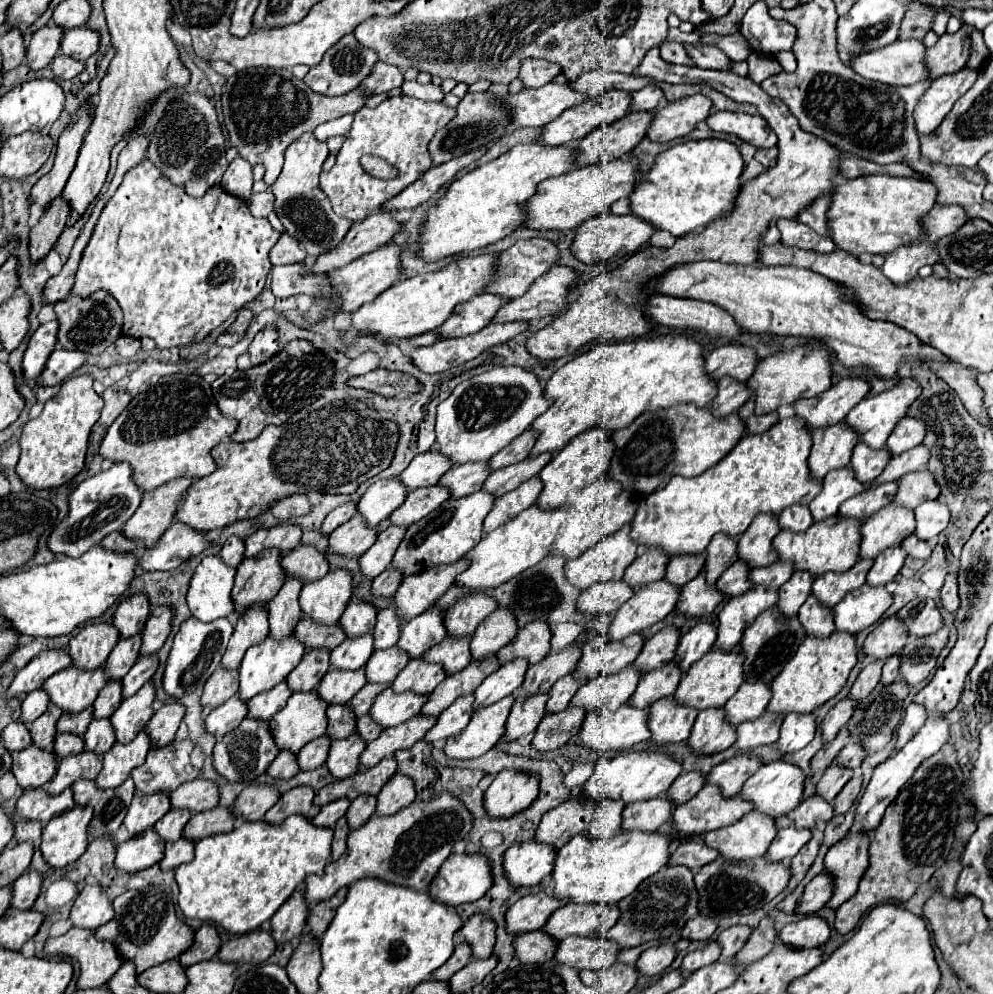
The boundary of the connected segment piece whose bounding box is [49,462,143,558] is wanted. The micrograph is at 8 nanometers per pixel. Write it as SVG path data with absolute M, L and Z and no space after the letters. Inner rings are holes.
M117 462L109 470L83 480L69 496L69 514L49 536L49 548L55 554L79 558L93 544L99 544L109 532L123 530L125 522L135 514L143 496L143 488L133 482L133 468L129 462Z

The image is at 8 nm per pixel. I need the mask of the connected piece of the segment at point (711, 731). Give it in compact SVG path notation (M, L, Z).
M703 710L699 712L687 746L693 754L709 756L717 754L733 744L735 728L725 722L725 712L721 710Z

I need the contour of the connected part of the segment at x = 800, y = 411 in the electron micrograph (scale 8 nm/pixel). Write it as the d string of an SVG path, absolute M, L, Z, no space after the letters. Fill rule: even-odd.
M845 378L815 398L801 398L793 404L795 416L805 420L809 430L827 428L841 422L849 410L859 404L869 392L869 384L861 378Z

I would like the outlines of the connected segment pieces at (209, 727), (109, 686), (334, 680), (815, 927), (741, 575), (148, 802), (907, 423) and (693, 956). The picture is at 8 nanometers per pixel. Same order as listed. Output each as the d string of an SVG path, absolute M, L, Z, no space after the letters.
M237 694L233 698L229 698L225 704L217 706L207 718L205 718L205 732L215 736L215 738L221 738L225 734L229 734L231 730L235 730L241 720L247 716L247 710L245 710L247 704L243 702L237 702Z
M107 682L97 700L93 702L93 718L109 718L121 704L121 682Z
M329 670L315 690L325 704L347 704L365 684L365 670Z
M805 916L797 922L791 922L779 930L781 942L793 948L817 948L823 946L831 936L831 928L821 916Z
M735 562L731 564L723 574L721 578L717 580L715 588L725 596L725 598L735 598L735 596L741 596L745 594L747 590L751 590L751 582L747 578L747 572L745 570L745 562Z
M135 794L125 816L125 828L129 836L137 836L151 828L157 820L161 820L169 810L169 796L167 794Z
M903 418L889 434L885 442L885 450L889 450L891 456L897 456L897 454L903 454L905 450L919 446L923 438L925 438L925 424L915 418Z
M713 940L713 942L709 942L709 944L705 944L703 948L689 952L689 954L683 958L681 970L693 972L693 970L697 970L697 968L703 968L703 966L713 964L715 960L719 960L719 956L721 956L721 944L719 944L717 940Z

